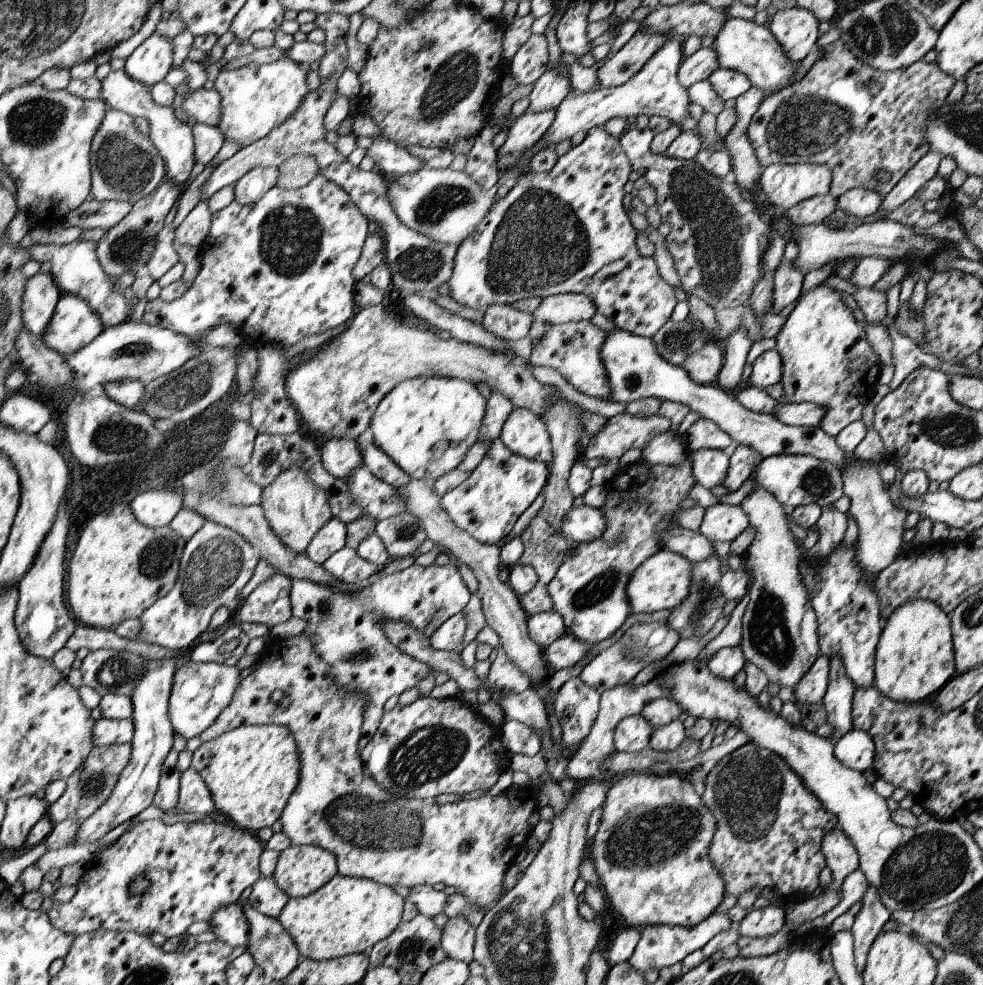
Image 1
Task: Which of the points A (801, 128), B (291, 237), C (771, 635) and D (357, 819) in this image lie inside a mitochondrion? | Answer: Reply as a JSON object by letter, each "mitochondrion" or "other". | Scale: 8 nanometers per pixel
{"A":"mitochondrion","B":"mitochondrion","C":"mitochondrion","D":"mitochondrion"}

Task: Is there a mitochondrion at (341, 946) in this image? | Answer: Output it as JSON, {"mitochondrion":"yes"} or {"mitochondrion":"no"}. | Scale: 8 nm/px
{"mitochondrion":"no"}

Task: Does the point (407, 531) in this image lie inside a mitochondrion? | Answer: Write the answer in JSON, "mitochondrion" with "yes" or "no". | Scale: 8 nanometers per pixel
{"mitochondrion":"yes"}

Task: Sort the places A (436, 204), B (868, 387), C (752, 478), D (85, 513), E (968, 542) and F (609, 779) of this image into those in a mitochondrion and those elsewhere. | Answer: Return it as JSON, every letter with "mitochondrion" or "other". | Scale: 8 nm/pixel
{"A":"mitochondrion","B":"other","C":"other","D":"other","E":"other","F":"other"}

